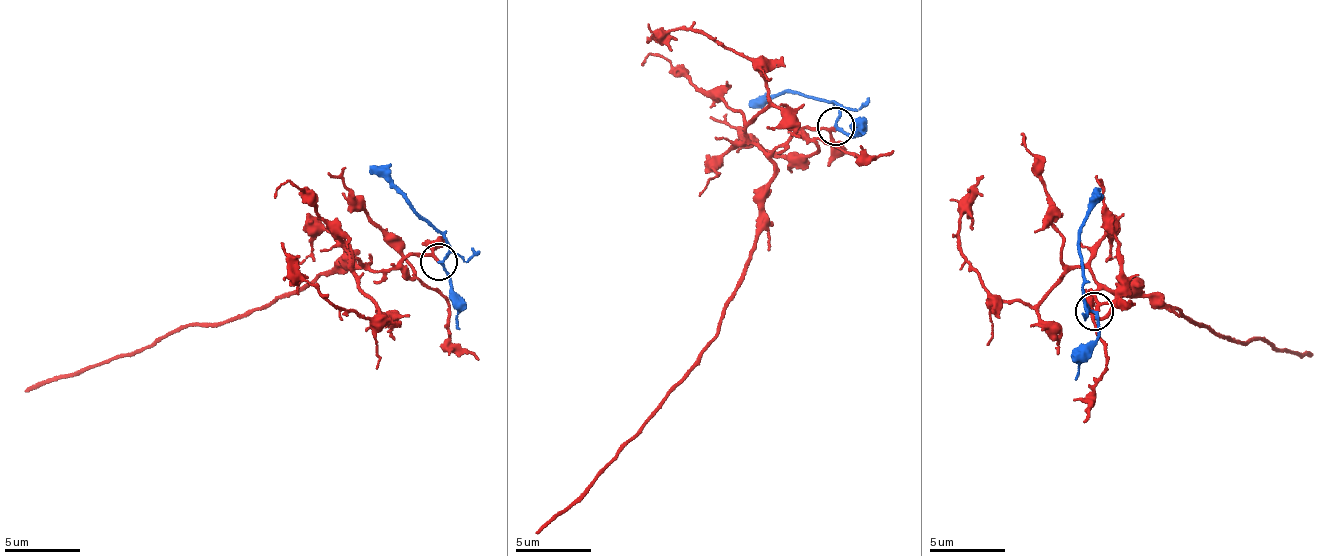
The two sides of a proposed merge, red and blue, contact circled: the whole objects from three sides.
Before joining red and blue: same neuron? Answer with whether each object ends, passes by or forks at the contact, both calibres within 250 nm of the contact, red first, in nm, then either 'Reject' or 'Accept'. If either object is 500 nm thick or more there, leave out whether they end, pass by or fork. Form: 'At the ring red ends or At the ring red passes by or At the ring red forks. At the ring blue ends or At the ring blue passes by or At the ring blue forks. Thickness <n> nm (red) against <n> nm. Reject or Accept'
At the ring red passes by. At the ring blue passes by. Thickness 150 nm (red) against 150 nm. Accept

